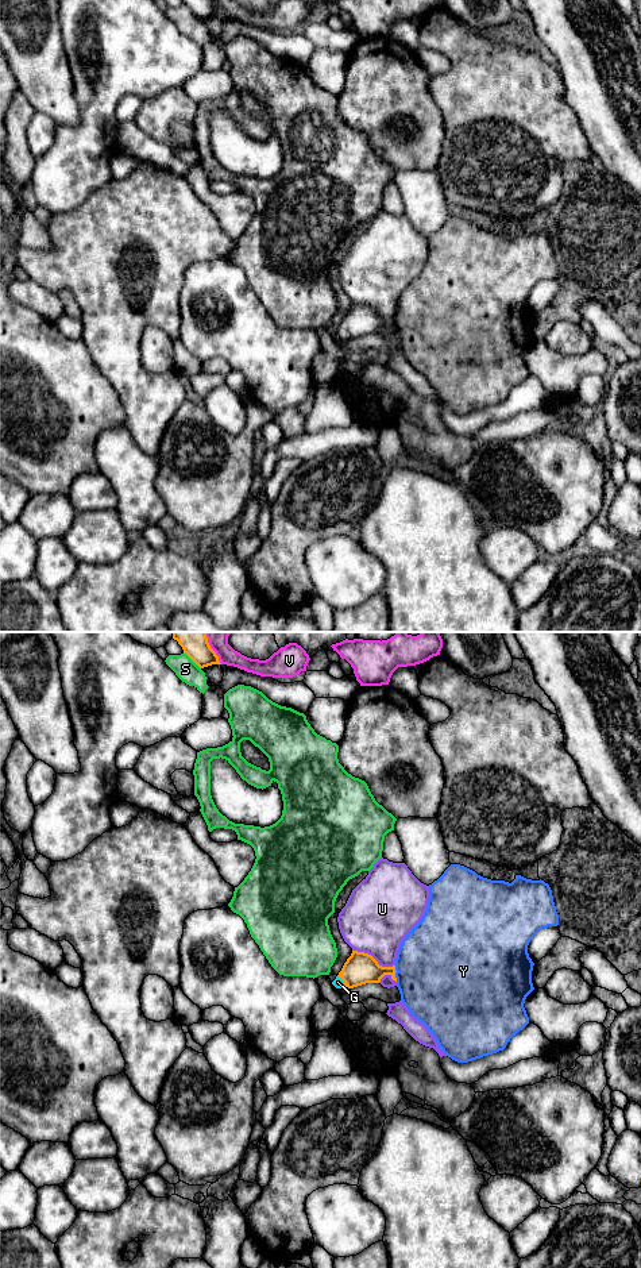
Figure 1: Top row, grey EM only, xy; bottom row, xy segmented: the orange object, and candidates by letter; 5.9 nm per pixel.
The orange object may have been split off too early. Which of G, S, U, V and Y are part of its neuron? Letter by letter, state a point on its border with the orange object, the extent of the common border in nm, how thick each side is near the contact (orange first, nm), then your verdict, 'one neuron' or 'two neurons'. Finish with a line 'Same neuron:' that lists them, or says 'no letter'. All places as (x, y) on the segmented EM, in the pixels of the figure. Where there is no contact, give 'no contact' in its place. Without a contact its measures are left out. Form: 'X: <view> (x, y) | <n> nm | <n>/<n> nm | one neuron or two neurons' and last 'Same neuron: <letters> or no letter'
G: xy (342, 979) | 90 nm | 190/60 nm | one neuron
S: xy (192, 659) | 140 nm | 190/140 nm | two neurons
U: xy (373, 958) | 260 nm | 190/400 nm | two neurons
V: xy (211, 648) | 220 nm | 190/140 nm | two neurons
Y: xy (396, 971) | 110 nm | 190/500 nm | two neurons
Same neuron: G

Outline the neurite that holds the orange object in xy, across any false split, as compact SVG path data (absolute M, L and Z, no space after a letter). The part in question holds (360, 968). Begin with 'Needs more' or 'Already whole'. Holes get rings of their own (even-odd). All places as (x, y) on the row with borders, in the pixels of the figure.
Needs more. M352 951L332 984L336 988L354 988L366 983L379 983L385 975L397 982L395 972L395 966L382 967L371 955Z

